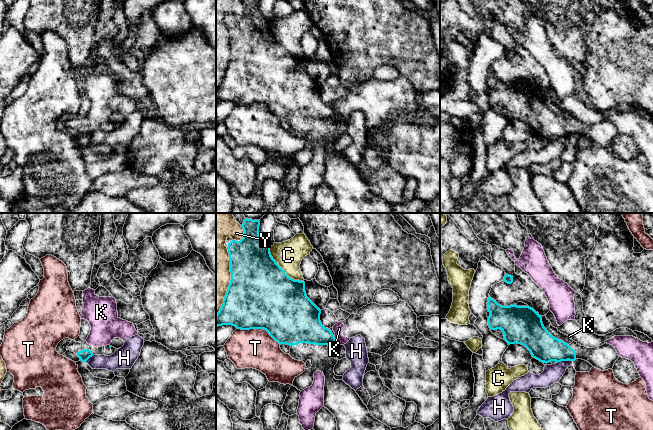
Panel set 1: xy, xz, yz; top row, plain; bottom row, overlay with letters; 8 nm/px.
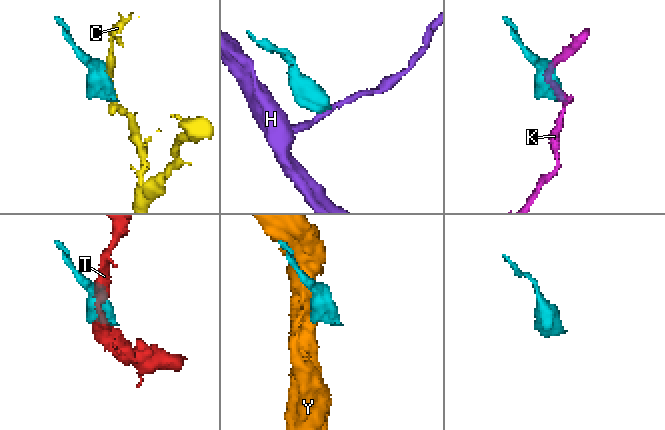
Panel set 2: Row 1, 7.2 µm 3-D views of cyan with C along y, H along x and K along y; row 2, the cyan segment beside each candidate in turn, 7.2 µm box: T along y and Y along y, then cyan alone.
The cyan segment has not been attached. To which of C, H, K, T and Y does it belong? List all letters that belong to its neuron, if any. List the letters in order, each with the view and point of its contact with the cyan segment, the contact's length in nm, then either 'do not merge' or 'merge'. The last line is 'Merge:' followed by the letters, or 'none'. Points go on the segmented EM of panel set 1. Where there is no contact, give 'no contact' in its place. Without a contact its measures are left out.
C: meets cyan in xz at (282, 269); contact 380 nm long; do not merge
H: meets cyan in yz at (564, 360); contact 140 nm long; do not merge
K: meets cyan in xz at (335, 340); contact 80 nm long; do not merge
T: meets cyan in xz at (259, 328); contact 380 nm long; do not merge
Y: meets cyan in xz at (243, 236); contact 140 nm long; do not merge
Merge: none

